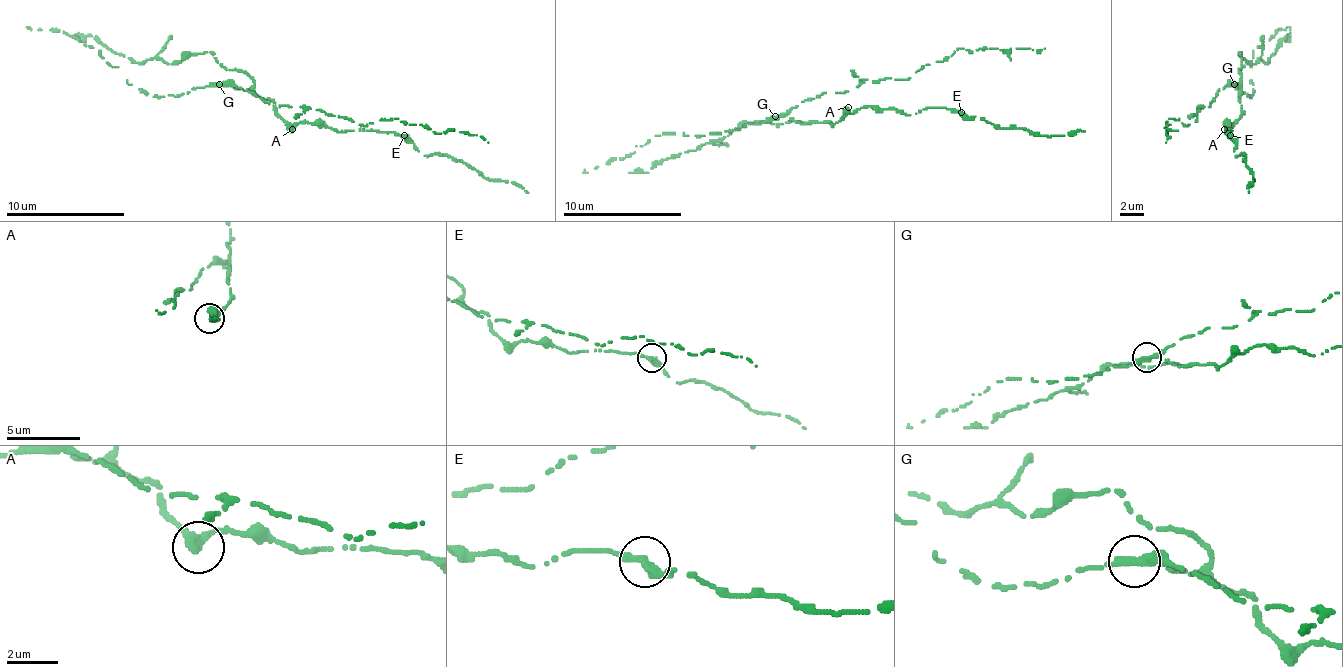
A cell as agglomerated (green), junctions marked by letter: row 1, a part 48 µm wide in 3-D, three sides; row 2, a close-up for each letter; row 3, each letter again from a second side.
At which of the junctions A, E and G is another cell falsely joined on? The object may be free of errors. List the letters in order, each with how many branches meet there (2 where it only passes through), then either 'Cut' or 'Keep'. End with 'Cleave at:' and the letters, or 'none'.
A: Branches: 2. Keep
E: Branches: 2. Keep
G: Branches: 2. Cut
Cleave at: G

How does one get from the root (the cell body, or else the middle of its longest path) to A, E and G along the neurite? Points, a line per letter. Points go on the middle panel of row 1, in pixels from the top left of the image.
A: (801, 124), (813, 121), (831, 121), (834, 124), (848, 107)
E: (801, 124), (834, 124), (863, 107), (893, 110), (905, 115), (928, 107), (961, 112)
G: (801, 124), (786, 115), (774, 115)

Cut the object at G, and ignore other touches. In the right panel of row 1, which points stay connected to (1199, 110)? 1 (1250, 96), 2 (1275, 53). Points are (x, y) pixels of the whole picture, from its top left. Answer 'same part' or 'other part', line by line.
1: same part
2: other part

